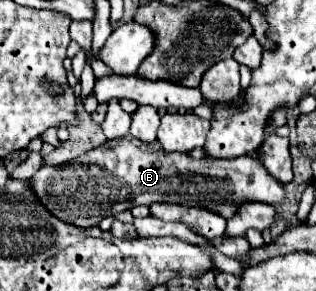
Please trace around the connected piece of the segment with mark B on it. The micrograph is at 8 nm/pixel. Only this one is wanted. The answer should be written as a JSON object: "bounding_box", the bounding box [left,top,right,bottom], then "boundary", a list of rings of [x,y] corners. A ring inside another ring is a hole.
{"bounding_box":[29,134,285,228],"boundary":[[[127,134],[122,138],[107,140],[105,144],[61,164],[41,166],[29,180],[37,200],[59,220],[77,228],[97,226],[105,216],[115,214],[117,206],[129,210],[139,204],[185,204],[215,210],[223,218],[235,214],[239,200],[257,200],[279,204],[285,198],[285,188],[275,182],[263,164],[253,156],[239,158],[201,158],[195,160],[187,154],[165,152],[159,142],[143,146],[137,138]],[[213,180],[213,188],[211,188]]]}

